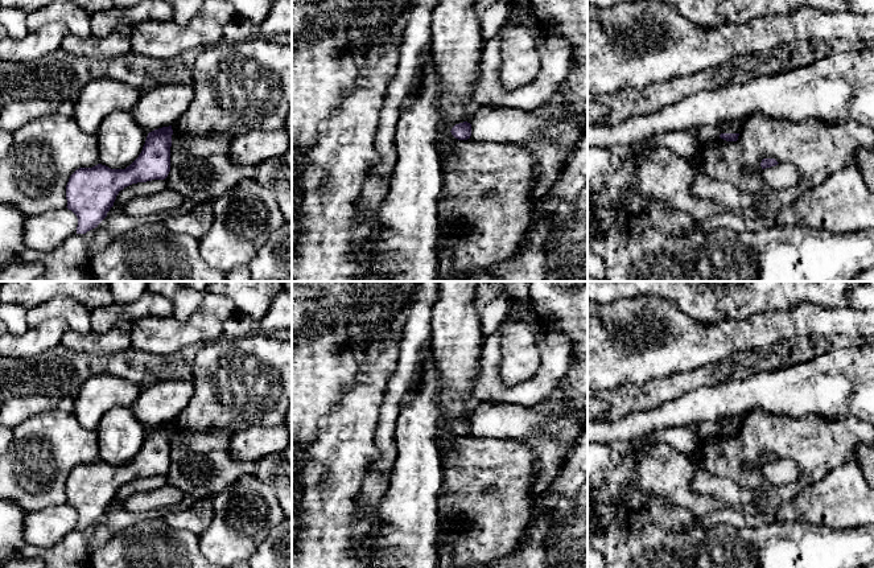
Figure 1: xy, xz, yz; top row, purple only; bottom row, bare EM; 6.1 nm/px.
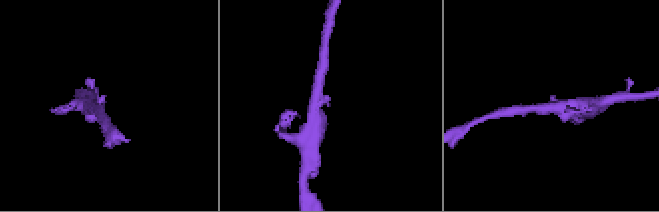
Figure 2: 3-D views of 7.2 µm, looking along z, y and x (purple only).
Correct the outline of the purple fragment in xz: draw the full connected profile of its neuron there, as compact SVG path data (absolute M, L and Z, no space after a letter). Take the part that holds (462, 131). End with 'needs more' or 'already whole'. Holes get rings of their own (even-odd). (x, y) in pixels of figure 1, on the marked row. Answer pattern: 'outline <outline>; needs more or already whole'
outline M467 122L455 124L450 132L458 140L467 140L471 136L471 124Z; already whole

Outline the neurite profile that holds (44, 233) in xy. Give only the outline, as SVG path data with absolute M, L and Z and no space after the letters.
M67 207L48 210L25 217L22 239L30 251L50 254L77 234L77 226L77 215Z

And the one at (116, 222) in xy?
M112 206L107 217L98 225L96 234L87 248L87 256L92 260L102 252L116 236L144 223L141 217L129 217L123 209Z

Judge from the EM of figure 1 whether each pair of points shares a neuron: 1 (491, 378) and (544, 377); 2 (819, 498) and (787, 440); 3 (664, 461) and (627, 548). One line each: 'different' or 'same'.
1: same
2: different
3: different

